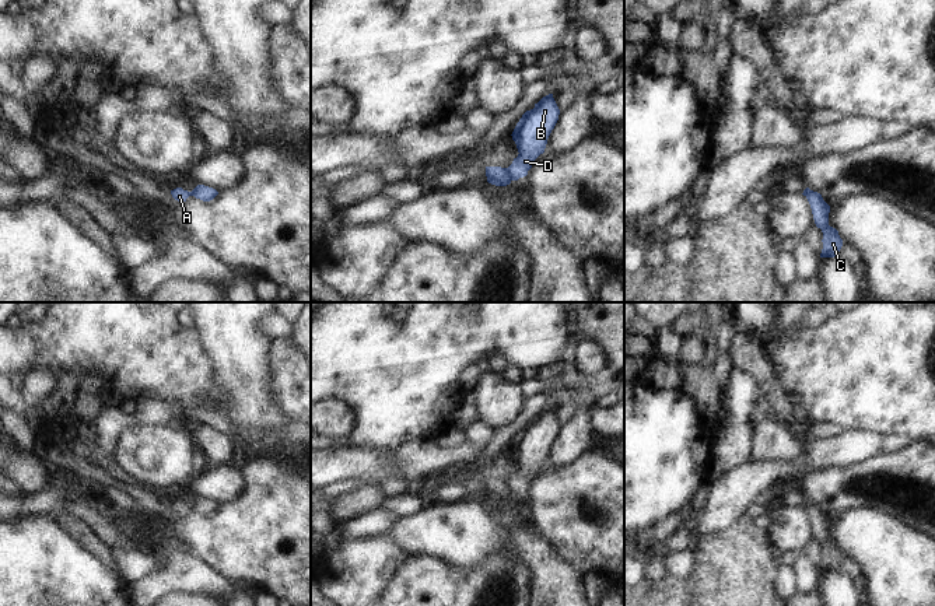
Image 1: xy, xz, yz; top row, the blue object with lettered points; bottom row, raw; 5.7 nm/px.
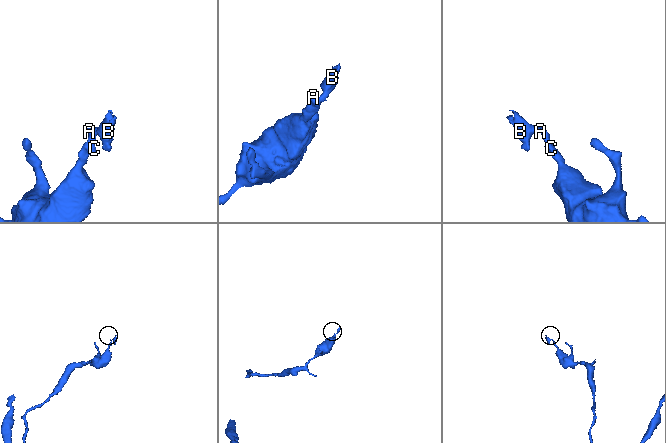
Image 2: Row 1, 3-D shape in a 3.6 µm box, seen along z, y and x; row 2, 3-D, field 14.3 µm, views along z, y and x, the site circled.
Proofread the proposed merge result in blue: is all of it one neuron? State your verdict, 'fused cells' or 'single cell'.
fused cells

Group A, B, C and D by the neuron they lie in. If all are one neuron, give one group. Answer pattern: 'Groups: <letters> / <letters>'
Groups: A C / B D

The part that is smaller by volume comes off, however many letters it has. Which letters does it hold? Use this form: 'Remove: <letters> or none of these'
Remove: B, D

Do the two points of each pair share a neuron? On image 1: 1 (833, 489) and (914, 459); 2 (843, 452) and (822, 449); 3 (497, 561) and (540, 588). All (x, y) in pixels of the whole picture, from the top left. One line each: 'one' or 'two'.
1: one
2: one
3: two

